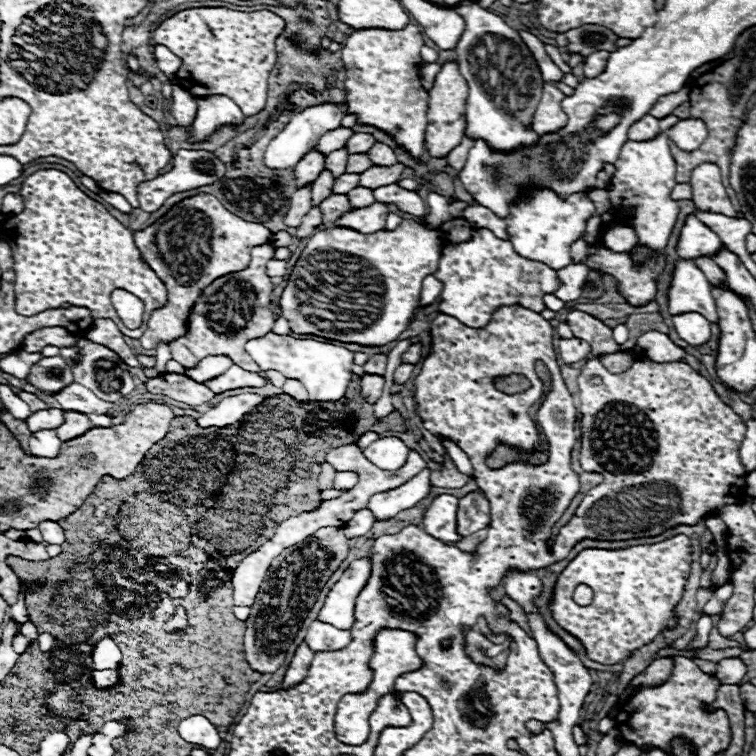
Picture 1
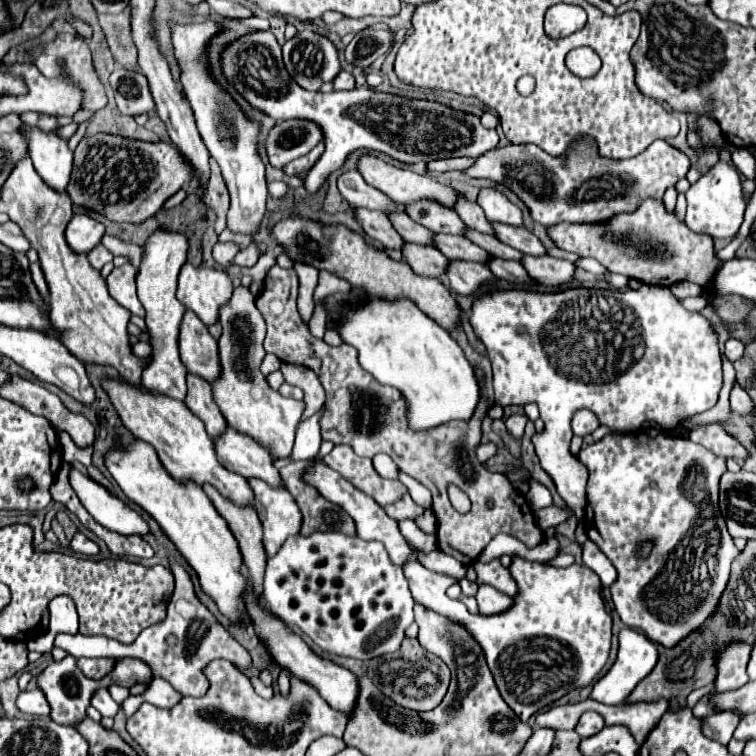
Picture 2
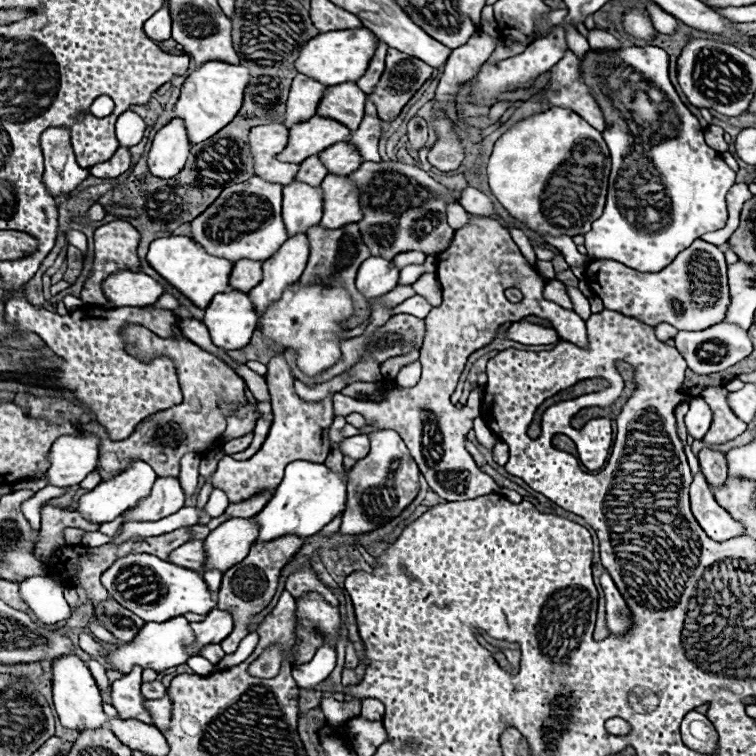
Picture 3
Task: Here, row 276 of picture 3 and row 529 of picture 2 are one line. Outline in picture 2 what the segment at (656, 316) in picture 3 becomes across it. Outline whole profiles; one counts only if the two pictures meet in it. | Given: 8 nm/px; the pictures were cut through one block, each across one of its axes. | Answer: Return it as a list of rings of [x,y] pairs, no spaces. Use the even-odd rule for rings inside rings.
[[[632,432],[604,436],[600,442],[582,448],[578,460],[590,472],[586,488],[586,534],[618,570],[610,596],[620,620],[666,648],[676,646],[690,630],[702,630],[706,618],[718,608],[718,598],[722,598],[722,590],[726,590],[730,578],[730,566],[740,554],[718,508],[718,480],[726,472],[726,460],[700,444],[670,438],[664,432],[646,440],[638,440]],[[644,542],[652,544],[646,556],[640,554]]]

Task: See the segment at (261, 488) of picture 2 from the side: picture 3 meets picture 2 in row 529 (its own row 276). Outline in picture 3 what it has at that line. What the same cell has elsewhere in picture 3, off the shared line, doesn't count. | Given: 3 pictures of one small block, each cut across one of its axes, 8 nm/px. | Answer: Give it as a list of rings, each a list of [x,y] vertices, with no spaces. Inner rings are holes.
[[[306,234],[288,238],[274,256],[262,262],[264,278],[258,286],[254,286],[254,290],[248,292],[248,298],[258,314],[262,314],[270,306],[270,302],[280,300],[282,292],[288,286],[298,282],[306,268],[306,262],[308,262]]]

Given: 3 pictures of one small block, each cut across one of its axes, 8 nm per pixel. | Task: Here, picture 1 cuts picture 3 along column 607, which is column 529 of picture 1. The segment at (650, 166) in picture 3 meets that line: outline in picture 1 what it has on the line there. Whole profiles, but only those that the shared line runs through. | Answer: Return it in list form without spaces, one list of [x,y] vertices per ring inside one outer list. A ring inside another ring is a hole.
[[[462,2],[456,12],[466,22],[464,34],[456,44],[458,68],[468,82],[466,134],[484,138],[496,150],[512,150],[518,144],[536,142],[538,134],[528,126],[528,110],[536,110],[544,80],[532,52],[514,28],[494,12],[478,6],[478,2]],[[536,190],[530,200],[510,208],[510,218],[506,218],[508,234],[514,250],[530,260],[548,264],[554,270],[560,270],[570,264],[570,244],[584,232],[586,220],[594,214],[594,204],[588,196],[572,194],[572,198],[560,200],[552,190]]]

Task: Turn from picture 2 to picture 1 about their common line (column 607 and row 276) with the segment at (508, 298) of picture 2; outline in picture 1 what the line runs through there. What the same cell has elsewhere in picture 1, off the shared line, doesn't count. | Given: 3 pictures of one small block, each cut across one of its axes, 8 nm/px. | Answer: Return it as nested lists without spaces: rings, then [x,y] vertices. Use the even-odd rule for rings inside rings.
[[[402,220],[396,230],[362,234],[344,226],[320,230],[310,236],[300,260],[296,262],[288,284],[280,296],[282,316],[296,334],[314,334],[328,340],[362,346],[382,346],[396,340],[408,326],[412,310],[418,306],[422,280],[434,274],[442,254],[442,238],[416,220]]]

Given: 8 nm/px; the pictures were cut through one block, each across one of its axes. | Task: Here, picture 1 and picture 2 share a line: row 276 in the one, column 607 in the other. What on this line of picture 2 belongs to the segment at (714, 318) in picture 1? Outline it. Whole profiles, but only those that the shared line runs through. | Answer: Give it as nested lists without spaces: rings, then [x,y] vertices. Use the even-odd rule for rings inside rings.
[[[624,628],[620,632],[620,650],[618,650],[618,658],[616,662],[612,664],[612,668],[608,670],[608,674],[604,674],[592,688],[590,692],[590,698],[596,700],[596,702],[602,702],[602,704],[608,704],[608,706],[616,706],[616,704],[622,704],[626,700],[626,696],[636,688],[636,684],[640,680],[644,680],[652,668],[656,666],[656,660],[658,660],[658,650],[656,646],[642,634],[642,632],[636,632],[632,628]]]

